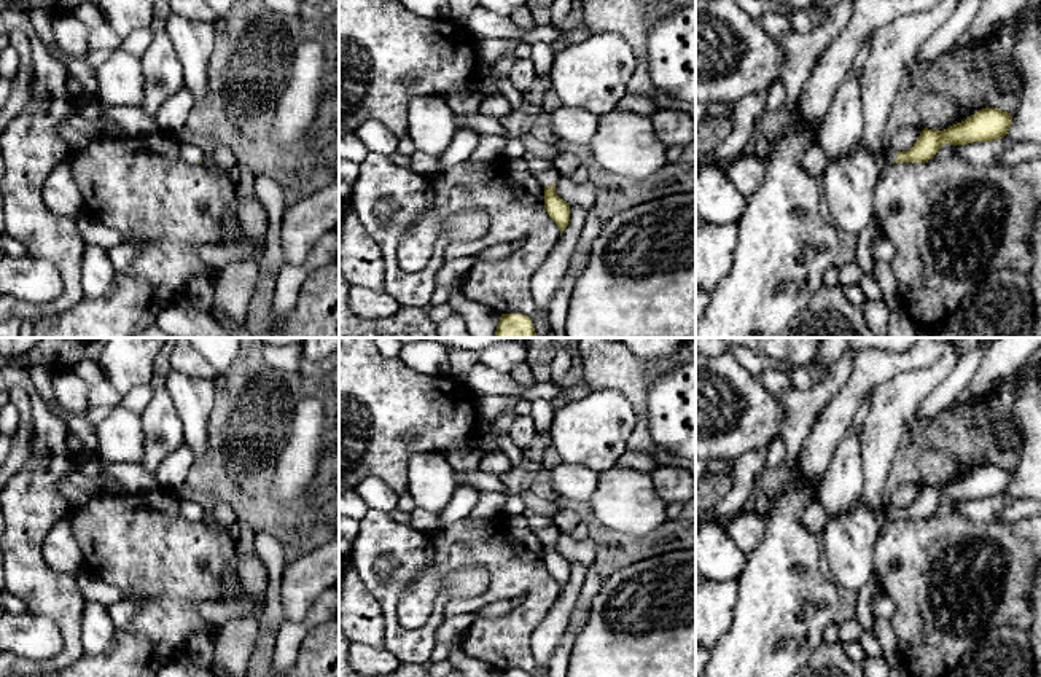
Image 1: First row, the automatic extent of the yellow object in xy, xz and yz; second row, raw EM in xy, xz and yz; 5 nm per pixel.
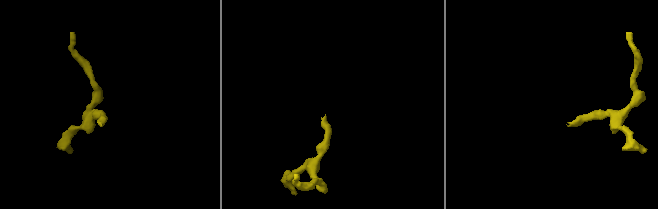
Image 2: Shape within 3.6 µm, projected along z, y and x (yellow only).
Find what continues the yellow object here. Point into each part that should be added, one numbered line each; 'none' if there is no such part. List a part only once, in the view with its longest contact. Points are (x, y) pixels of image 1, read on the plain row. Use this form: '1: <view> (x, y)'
1: yz (849, 540)

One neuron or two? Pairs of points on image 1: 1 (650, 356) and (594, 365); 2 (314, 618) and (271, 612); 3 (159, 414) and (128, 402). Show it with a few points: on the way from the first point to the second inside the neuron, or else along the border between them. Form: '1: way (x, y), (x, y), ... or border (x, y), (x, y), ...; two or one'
1: border (631, 354), (650, 370), (674, 357); two
2: border (287, 622), (276, 634); two
3: border (153, 391), (153, 399), (140, 414); two

